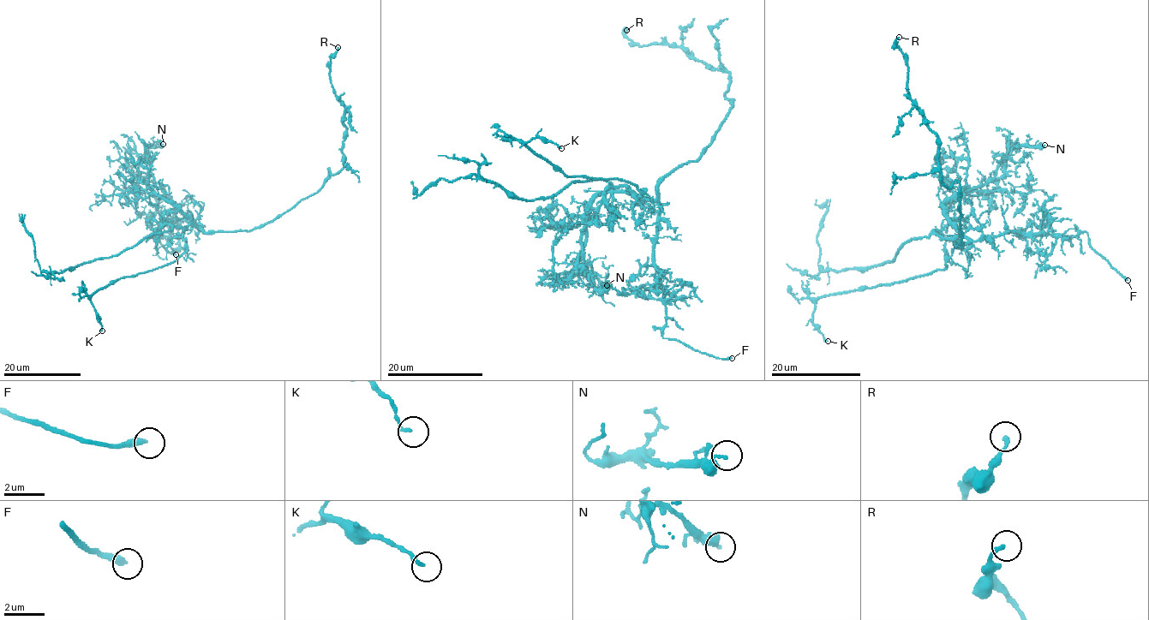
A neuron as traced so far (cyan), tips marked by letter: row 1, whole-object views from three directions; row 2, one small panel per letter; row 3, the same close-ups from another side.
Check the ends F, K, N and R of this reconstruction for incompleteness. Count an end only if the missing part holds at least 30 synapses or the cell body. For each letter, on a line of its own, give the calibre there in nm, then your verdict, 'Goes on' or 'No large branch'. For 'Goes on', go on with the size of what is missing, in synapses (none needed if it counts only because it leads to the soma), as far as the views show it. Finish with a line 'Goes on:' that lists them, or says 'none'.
F: Thickness 320 nm. Goes on
K: Thickness 140 nm. No large branch
N: Thickness 130 nm. No large branch
R: Thickness 160 nm. No large branch
Goes on: F

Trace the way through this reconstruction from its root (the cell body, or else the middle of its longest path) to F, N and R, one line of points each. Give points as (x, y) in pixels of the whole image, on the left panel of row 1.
F: (210, 232), (180, 219), (158, 222), (149, 217), (150, 227), (162, 245), (176, 254)
N: (210, 232), (193, 226), (188, 217), (141, 181), (140, 163), (146, 157), (148, 148), (163, 144)
R: (210, 232), (255, 229), (317, 192), (329, 169), (335, 175), (344, 166), (345, 111), (330, 75), (338, 47)

